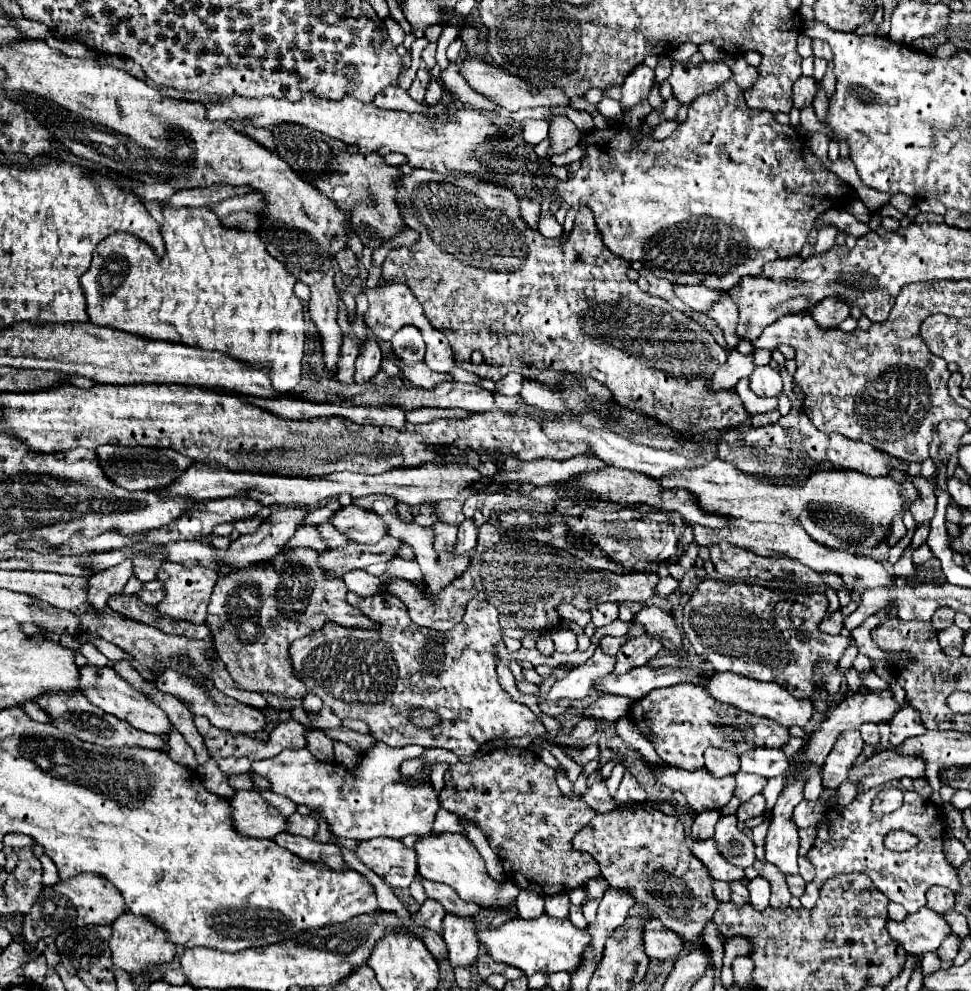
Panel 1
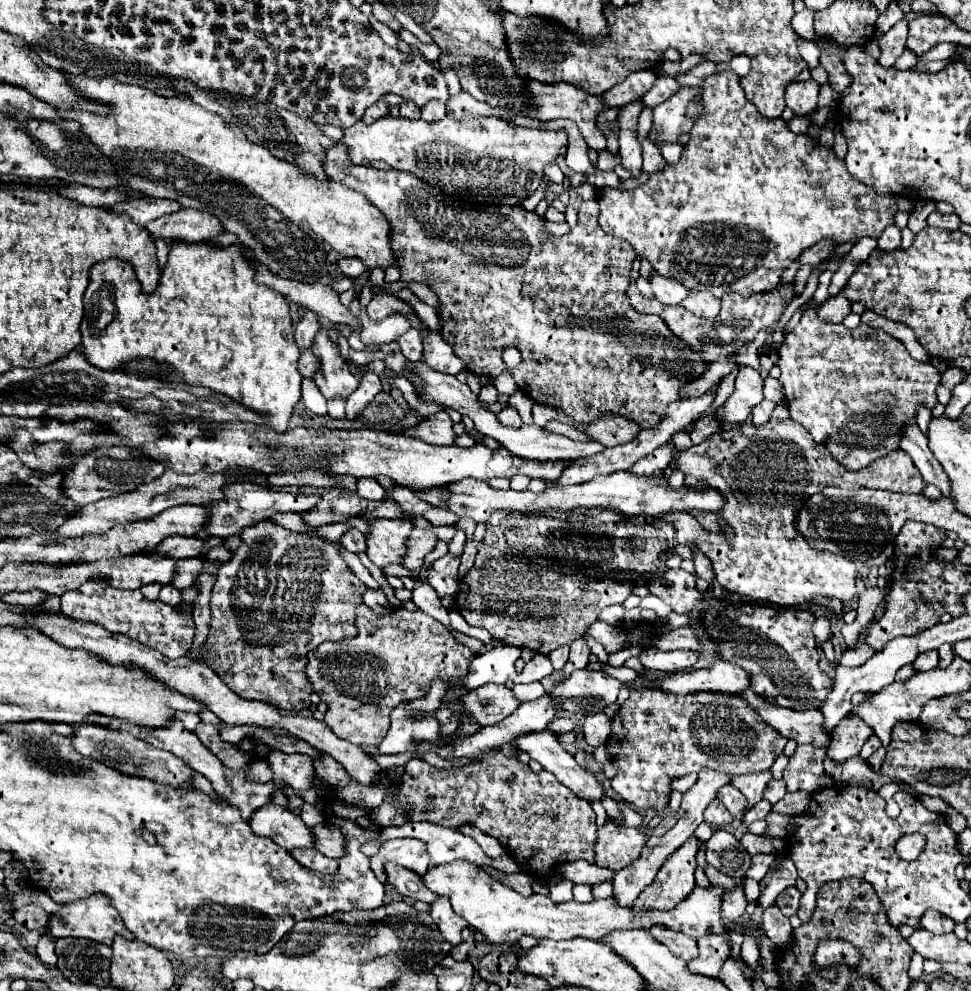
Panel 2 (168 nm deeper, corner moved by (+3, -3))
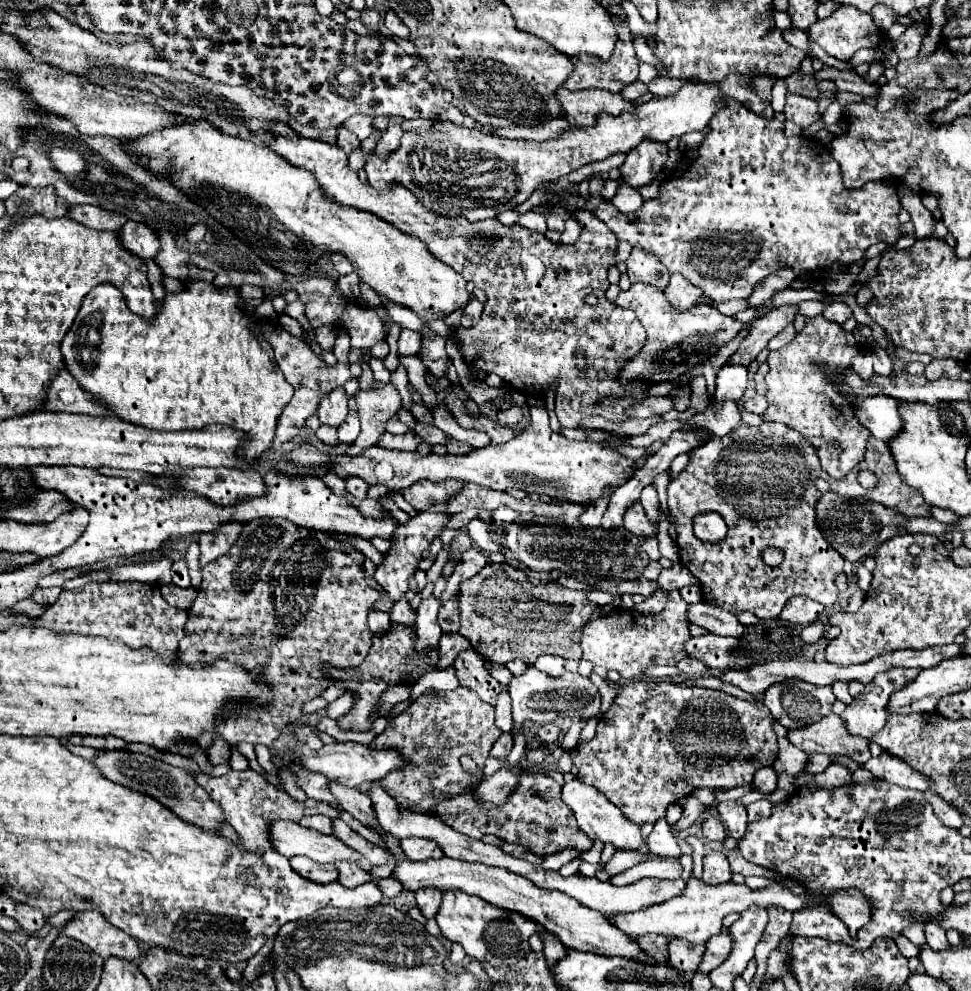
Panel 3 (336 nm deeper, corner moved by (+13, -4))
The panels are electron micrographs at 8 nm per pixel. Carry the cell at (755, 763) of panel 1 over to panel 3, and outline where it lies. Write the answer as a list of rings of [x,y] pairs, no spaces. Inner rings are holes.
[[[726,801],[726,803],[718,805],[718,813],[720,813],[724,825],[728,827],[730,835],[740,839],[746,829],[746,807],[740,805],[738,801]]]

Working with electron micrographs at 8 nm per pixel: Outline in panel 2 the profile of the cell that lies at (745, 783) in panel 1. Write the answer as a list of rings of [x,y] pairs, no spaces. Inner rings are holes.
[[[732,784],[722,786],[722,788],[718,790],[716,800],[722,802],[722,804],[728,808],[728,812],[730,812],[732,816],[740,814],[740,812],[746,808],[746,800],[744,800],[744,796],[742,796],[742,794],[732,786]]]

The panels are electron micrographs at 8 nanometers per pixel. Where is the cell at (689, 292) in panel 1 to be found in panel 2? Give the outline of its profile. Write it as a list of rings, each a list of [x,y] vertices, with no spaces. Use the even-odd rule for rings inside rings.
[[[656,272],[652,274],[650,284],[652,284],[654,296],[656,296],[660,302],[664,302],[664,304],[680,304],[680,302],[688,296],[688,290],[682,288],[682,284],[678,284],[678,280],[660,276],[660,274],[656,274]]]

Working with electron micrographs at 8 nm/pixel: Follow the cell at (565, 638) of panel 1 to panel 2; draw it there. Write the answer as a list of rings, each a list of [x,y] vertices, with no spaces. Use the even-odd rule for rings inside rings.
[[[560,646],[560,648],[556,648],[554,652],[548,654],[548,658],[552,660],[554,670],[562,670],[562,668],[566,666],[566,662],[568,662],[568,646]]]

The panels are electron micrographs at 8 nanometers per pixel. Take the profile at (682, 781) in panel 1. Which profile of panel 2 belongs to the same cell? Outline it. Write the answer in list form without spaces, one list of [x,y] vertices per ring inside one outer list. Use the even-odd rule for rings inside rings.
[[[714,800],[706,810],[704,810],[704,822],[708,822],[710,826],[720,826],[720,828],[724,828],[724,826],[728,826],[728,824],[732,824],[732,816],[730,816],[730,812],[724,808],[724,804],[720,804],[718,800]]]

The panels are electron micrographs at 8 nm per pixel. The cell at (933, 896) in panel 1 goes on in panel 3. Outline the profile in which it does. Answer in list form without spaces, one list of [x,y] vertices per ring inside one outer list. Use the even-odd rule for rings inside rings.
[[[926,923],[926,925],[924,925],[924,933],[926,933],[926,943],[928,943],[932,949],[940,951],[940,949],[944,949],[944,947],[950,947],[948,941],[946,941],[944,929],[942,929],[940,925],[936,925],[936,923]]]

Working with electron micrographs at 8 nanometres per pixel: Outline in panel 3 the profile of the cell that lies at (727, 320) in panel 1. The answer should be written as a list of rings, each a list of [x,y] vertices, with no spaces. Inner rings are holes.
[[[674,273],[670,277],[670,285],[664,291],[666,299],[680,311],[688,311],[698,305],[698,299],[702,297],[700,289],[696,289],[690,281],[686,281],[680,273]]]

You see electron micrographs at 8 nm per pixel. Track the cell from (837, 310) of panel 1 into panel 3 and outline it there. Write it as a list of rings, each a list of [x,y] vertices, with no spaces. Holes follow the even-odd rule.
[[[834,301],[834,303],[828,303],[822,311],[822,317],[826,321],[836,321],[836,323],[844,323],[848,317],[852,317],[852,309],[846,305],[846,303],[840,303],[840,301]]]

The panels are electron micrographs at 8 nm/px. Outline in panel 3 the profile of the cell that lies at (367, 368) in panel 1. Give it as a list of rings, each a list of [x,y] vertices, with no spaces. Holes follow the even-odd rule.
[[[350,397],[348,405],[350,405],[350,413],[348,413],[348,417],[344,419],[344,423],[338,427],[338,439],[344,441],[344,443],[352,443],[352,441],[358,437],[358,433],[360,433],[358,409],[354,407],[354,405],[356,405],[356,399]]]

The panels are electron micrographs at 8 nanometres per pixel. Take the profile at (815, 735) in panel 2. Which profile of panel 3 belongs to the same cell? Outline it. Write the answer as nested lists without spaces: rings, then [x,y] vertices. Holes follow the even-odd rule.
[[[834,713],[802,729],[790,729],[788,741],[808,755],[850,755],[858,765],[870,759],[868,741],[846,733],[842,719]]]

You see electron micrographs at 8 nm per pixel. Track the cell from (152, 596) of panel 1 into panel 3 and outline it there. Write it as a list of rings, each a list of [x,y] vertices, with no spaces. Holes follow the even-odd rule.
[[[162,585],[160,587],[162,591],[162,597],[174,605],[174,607],[182,607],[182,609],[188,609],[192,605],[192,601],[196,599],[196,589],[188,587],[188,589],[182,589],[178,585]]]

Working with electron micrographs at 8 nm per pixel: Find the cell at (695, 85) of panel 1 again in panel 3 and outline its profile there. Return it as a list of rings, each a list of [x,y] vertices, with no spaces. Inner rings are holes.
[[[646,139],[638,147],[630,149],[626,163],[620,167],[620,171],[630,185],[634,187],[648,185],[652,183],[656,173],[660,173],[666,159],[668,159],[668,145]]]

